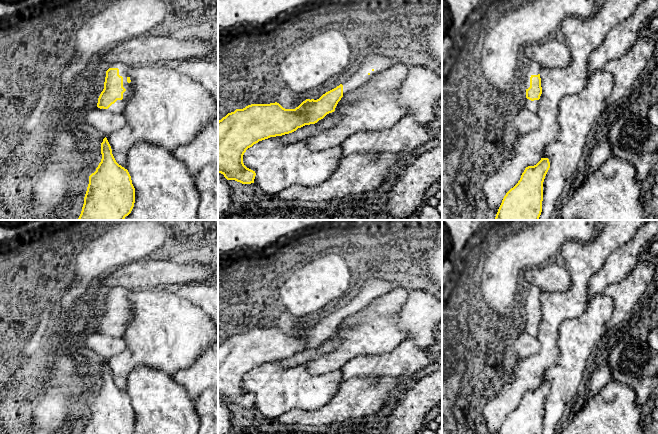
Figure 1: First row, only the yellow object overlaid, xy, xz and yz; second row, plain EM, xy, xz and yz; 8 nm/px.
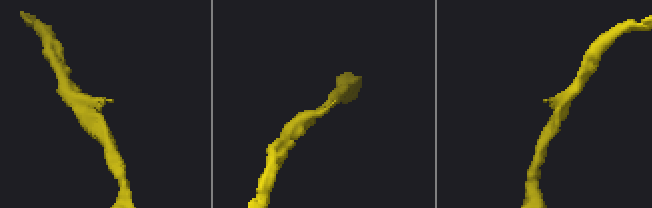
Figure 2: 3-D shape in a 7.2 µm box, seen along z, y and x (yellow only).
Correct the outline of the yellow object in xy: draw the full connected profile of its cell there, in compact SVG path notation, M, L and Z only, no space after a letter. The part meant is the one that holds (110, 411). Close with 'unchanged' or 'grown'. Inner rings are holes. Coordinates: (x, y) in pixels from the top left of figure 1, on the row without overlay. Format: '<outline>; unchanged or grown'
M105 361L101 367L102 383L96 395L89 400L89 408L82 434L132 434L135 427L135 412L127 393L119 389Z; unchanged

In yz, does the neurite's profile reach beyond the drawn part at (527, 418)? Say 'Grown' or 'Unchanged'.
Unchanged

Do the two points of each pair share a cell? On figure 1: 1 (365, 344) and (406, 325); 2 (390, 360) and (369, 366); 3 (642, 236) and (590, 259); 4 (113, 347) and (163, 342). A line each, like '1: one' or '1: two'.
1: two
2: one
3: two
4: two

